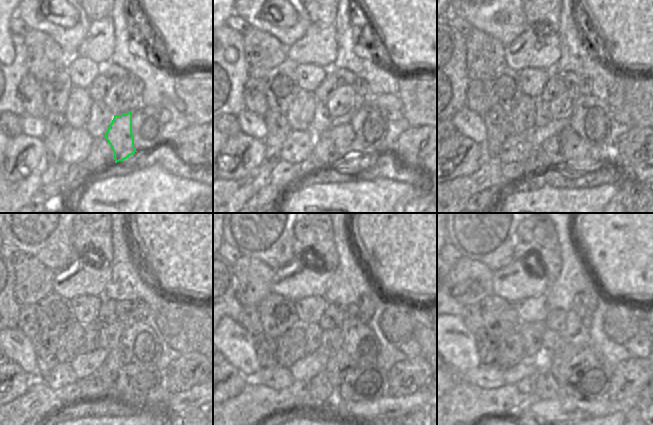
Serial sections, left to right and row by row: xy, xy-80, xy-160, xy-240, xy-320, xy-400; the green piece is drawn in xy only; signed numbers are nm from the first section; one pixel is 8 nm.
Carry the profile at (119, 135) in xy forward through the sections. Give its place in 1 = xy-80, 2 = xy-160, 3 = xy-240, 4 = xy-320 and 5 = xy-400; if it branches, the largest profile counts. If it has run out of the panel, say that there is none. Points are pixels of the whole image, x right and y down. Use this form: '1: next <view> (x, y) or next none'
1: next xy-80 (347, 143)
2: next xy-160 (578, 152)
3: next xy-240 (138, 384)
4: next xy-320 (365, 382)
5: next xy-400 (590, 383)

